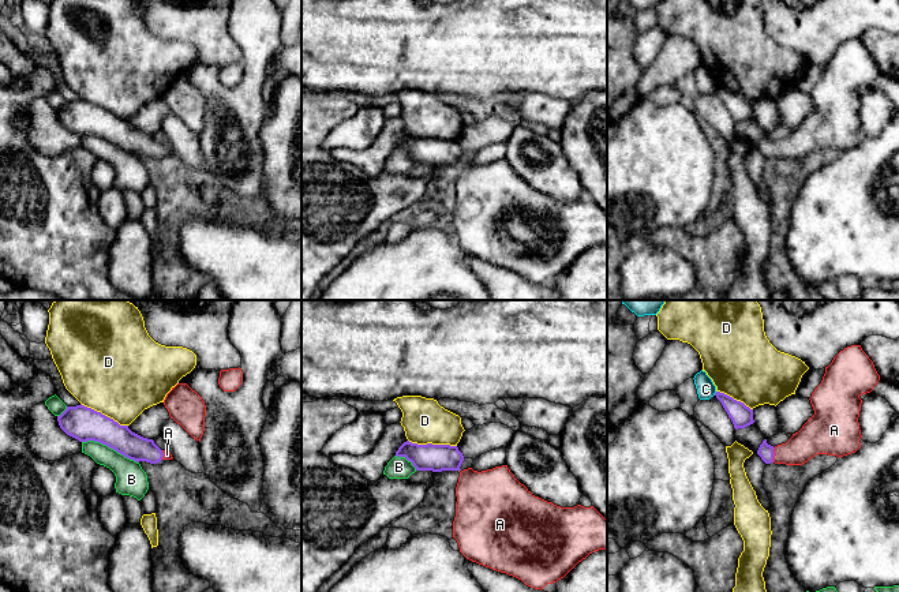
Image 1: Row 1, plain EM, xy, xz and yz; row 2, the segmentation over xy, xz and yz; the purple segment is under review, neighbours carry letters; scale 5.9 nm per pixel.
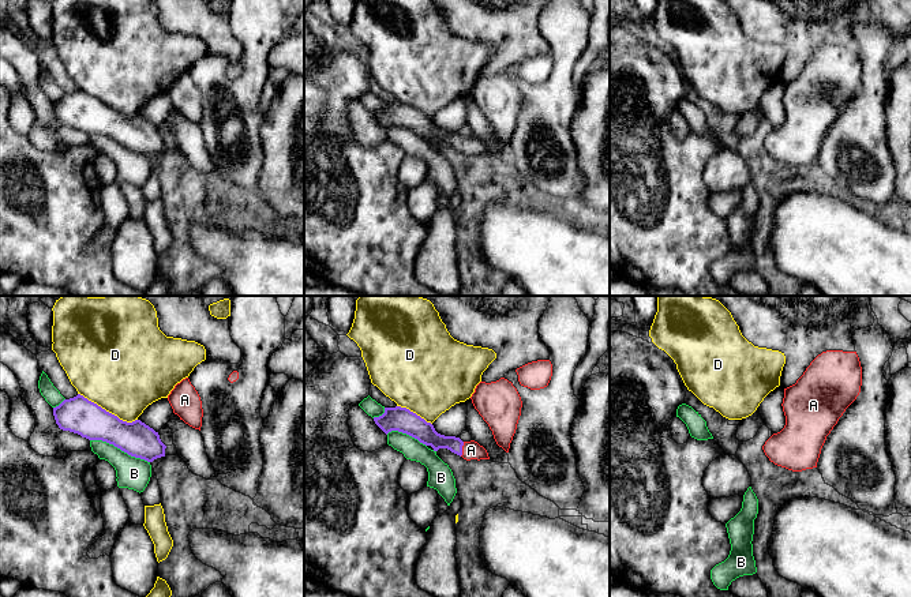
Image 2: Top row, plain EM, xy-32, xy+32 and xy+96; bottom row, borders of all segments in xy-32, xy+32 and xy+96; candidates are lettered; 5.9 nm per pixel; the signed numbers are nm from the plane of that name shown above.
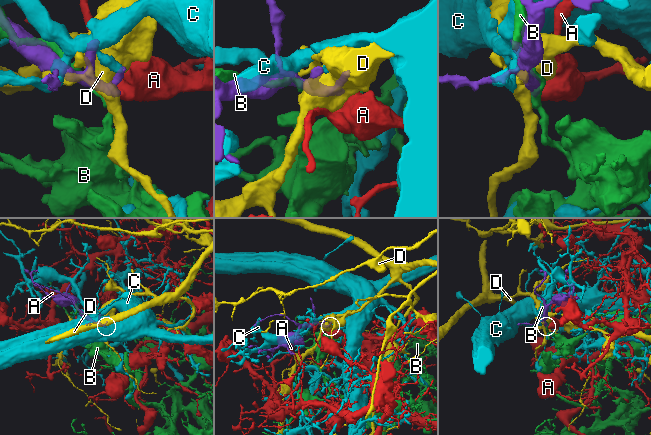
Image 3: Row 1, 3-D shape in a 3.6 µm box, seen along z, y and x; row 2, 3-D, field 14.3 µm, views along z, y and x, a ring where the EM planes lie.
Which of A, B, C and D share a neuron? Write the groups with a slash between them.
A / B / C / D

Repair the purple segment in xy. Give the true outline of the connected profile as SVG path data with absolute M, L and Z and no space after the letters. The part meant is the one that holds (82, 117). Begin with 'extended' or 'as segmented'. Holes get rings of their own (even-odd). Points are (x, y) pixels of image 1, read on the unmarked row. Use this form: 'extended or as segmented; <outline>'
extended; M85 100L67 101L57 110L60 123L79 136L94 135L116 145L136 157L157 158L172 154L169 143L161 145L153 134L132 127L128 120L120 120L113 113Z

